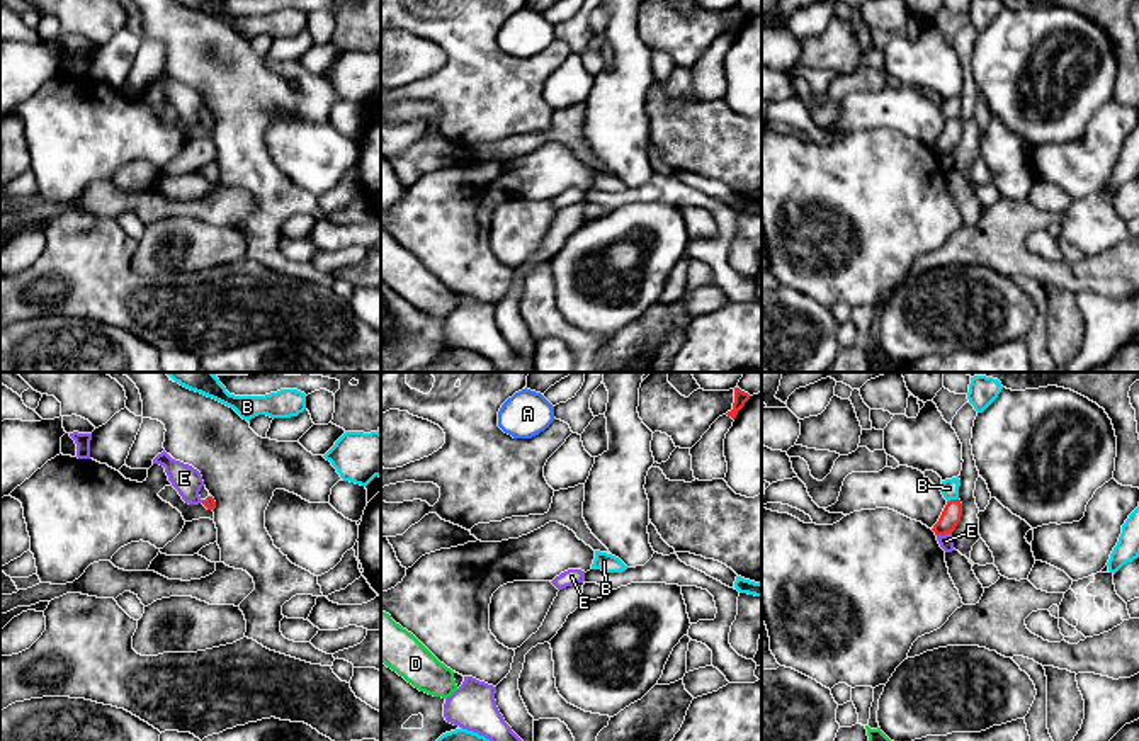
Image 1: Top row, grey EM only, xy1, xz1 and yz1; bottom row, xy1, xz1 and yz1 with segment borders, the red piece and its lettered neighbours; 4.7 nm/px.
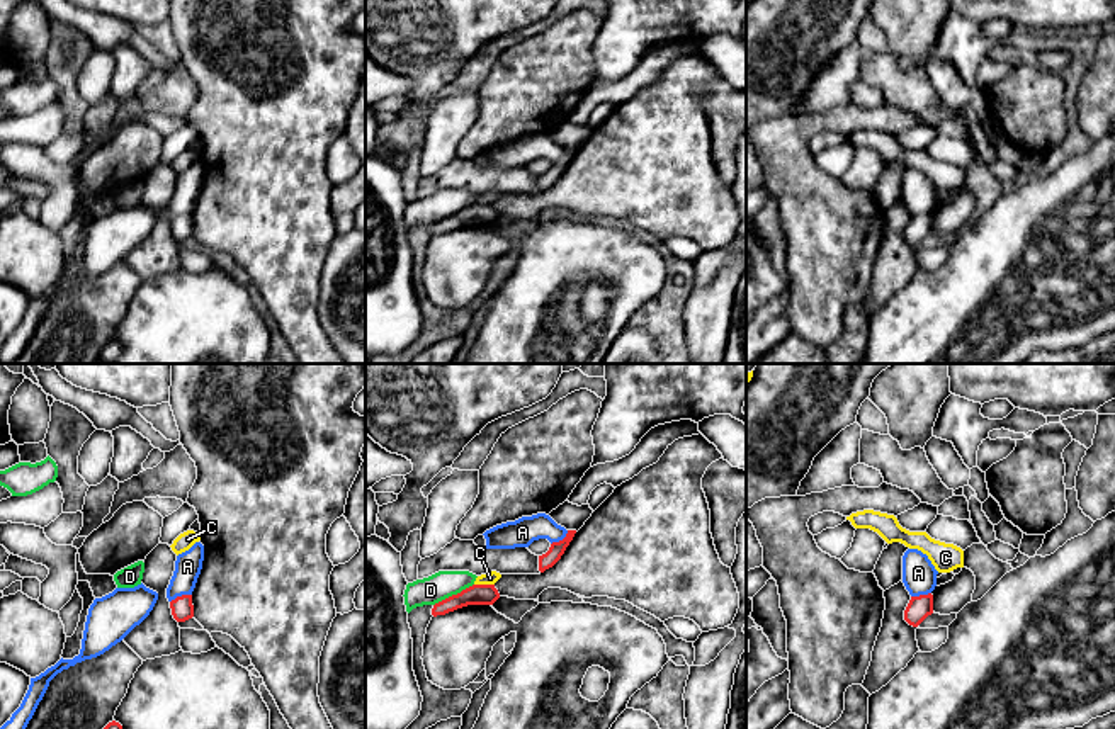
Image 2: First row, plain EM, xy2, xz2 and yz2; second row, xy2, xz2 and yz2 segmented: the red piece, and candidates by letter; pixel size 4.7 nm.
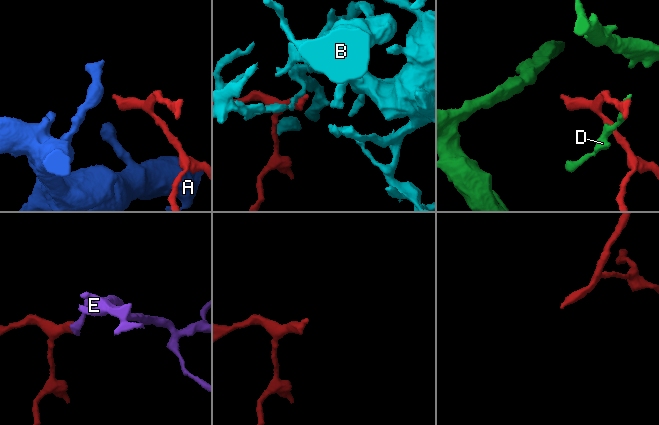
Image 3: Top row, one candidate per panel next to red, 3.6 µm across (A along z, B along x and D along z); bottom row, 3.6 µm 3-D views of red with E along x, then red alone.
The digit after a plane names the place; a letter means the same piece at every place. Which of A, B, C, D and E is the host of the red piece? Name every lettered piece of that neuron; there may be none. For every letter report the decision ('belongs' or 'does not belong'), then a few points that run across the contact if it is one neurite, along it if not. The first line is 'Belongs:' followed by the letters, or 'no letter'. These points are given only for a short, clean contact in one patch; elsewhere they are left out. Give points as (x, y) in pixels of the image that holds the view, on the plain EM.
Belongs: no letter
A: does not belong | xy2 (191, 213), (182, 213), (170, 221)
B: does not belong | yz1 (957, 116), (947, 121)
C: does not belong | xz2 (475, 203), (493, 204)
D: does not belong
E: does not belong | yz1 (951, 150), (937, 155)

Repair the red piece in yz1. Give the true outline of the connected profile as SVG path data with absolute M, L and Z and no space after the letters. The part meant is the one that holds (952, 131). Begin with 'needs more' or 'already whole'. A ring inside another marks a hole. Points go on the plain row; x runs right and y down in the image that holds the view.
already whole; M950 119L947 121L938 141L933 144L935 155L945 155L955 150L957 143L962 136L962 122L960 119Z

